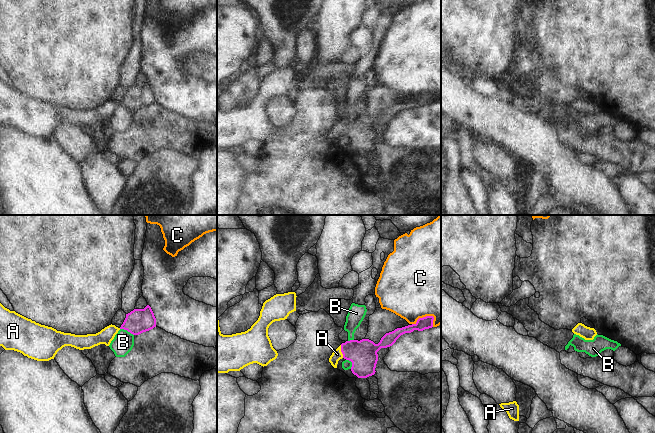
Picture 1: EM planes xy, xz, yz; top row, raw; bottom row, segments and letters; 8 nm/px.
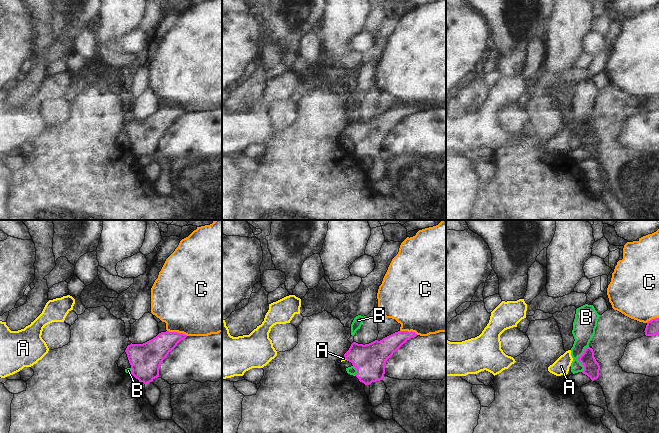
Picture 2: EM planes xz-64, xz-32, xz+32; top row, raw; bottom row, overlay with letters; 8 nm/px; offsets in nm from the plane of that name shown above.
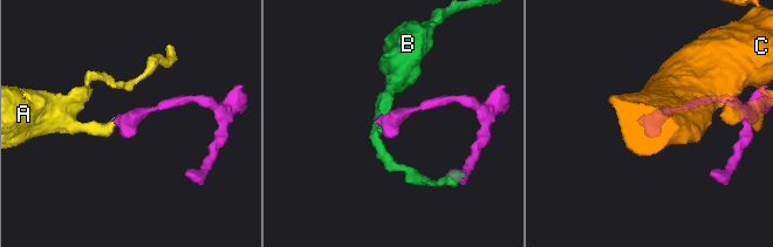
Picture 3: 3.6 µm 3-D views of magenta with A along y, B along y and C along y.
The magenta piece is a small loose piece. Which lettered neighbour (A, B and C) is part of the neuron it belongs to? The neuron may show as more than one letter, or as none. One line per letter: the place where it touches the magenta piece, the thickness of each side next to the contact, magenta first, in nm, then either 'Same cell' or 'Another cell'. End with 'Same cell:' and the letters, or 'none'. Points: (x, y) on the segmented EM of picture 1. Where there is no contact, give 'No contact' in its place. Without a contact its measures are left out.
A: Touches magenta at xz (341, 351). Thickness 220 nm (magenta) against 80 nm. Same cell
B: Touches magenta at xy (127, 330). Thickness 190 nm (magenta) against 170 nm. Another cell
C: Touches magenta at xz (423, 317). Thickness 100 nm (magenta) against 500 nm. Another cell
Same cell: A.

